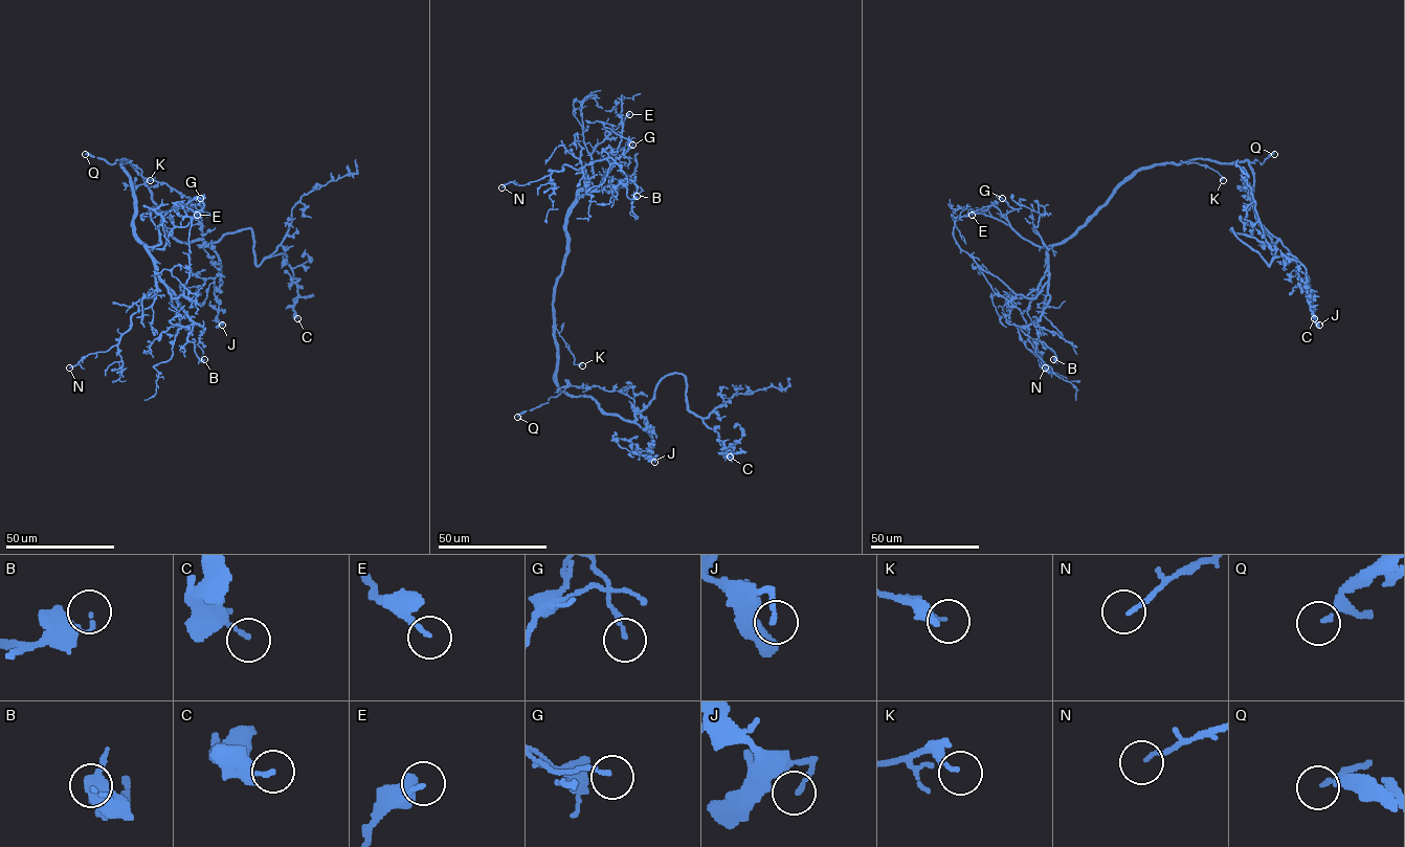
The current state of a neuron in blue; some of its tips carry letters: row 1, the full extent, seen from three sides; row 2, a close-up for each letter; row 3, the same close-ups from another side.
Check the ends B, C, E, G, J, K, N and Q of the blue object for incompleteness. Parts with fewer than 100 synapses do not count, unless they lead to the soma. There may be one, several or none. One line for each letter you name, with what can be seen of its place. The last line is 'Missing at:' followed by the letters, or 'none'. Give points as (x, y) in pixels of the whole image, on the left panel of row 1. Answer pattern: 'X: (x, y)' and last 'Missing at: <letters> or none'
Q: (85, 154)
Missing at: Q

